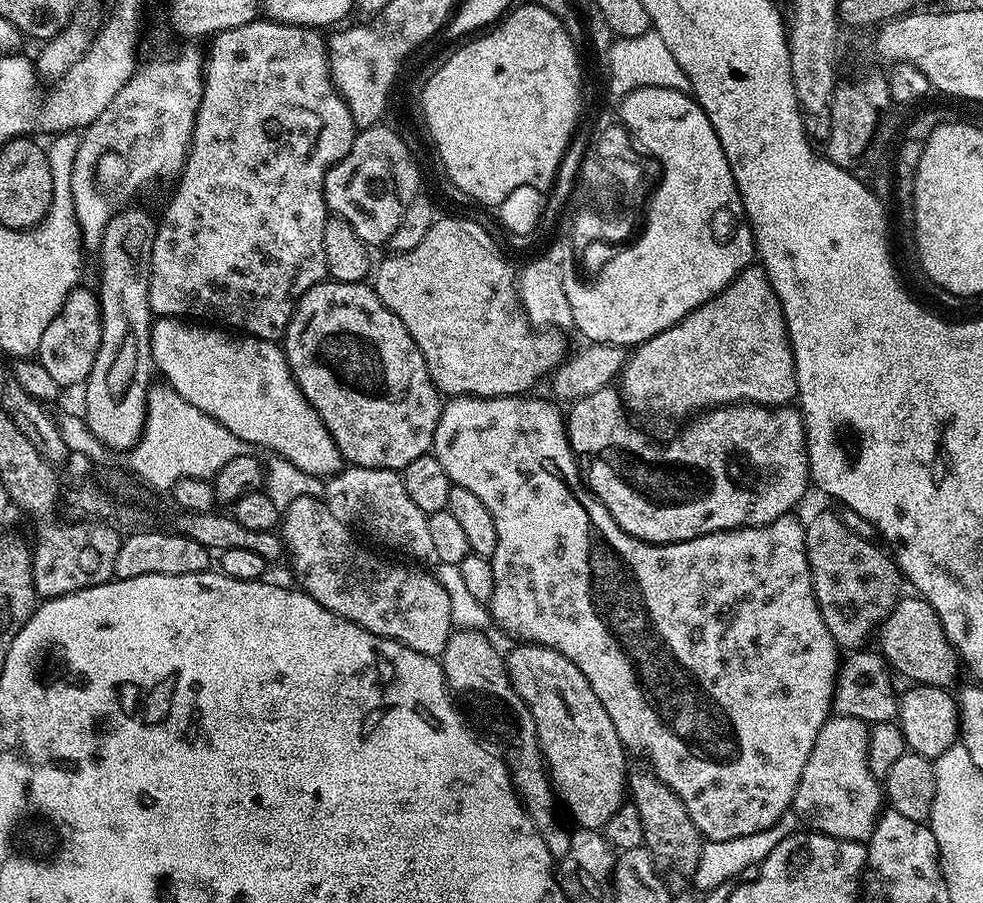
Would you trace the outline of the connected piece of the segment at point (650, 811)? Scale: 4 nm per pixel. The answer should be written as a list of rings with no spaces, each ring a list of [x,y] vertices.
[[[633,763],[629,767],[627,791],[630,793],[631,803],[638,806],[638,814],[642,814],[642,830],[648,851],[660,862],[672,860],[683,852],[699,853],[702,837],[682,798],[678,798],[678,794],[674,794],[670,786],[663,784],[651,767],[640,764]]]

